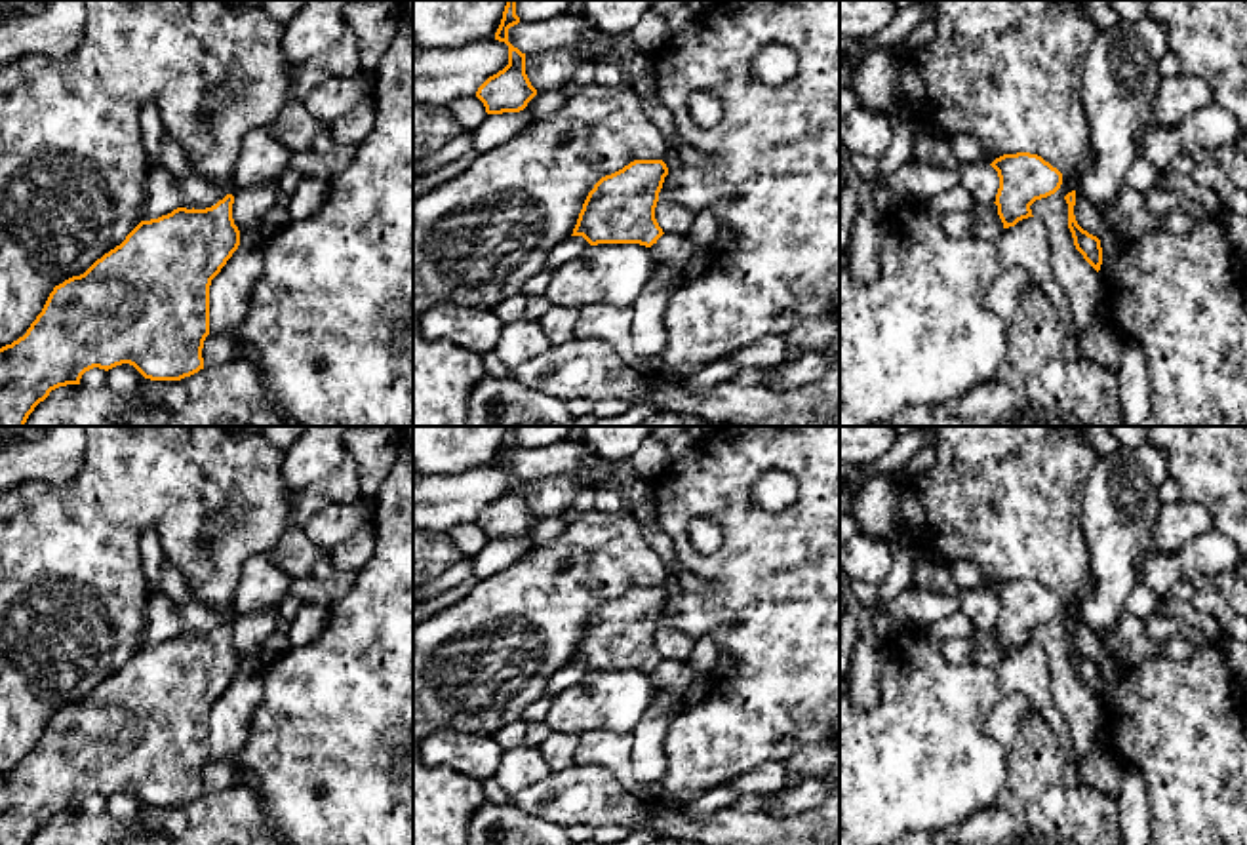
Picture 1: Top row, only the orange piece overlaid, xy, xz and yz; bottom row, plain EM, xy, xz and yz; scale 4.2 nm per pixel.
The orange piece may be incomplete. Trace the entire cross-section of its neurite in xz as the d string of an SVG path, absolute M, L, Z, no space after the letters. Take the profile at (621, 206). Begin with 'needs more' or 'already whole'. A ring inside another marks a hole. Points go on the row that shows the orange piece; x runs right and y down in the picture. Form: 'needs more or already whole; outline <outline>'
already whole; outline M634 160L602 177L588 192L571 236L583 236L590 246L651 247L664 234L655 207L666 175L663 160Z

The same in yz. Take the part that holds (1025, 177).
already whole; outline M1003 154L990 166L1000 177L994 204L998 206L1003 228L1034 217L1030 206L1055 194L1062 185L1062 173L1038 154Z

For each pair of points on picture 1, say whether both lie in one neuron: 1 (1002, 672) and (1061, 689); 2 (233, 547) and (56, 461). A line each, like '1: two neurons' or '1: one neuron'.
1: two neurons
2: two neurons

